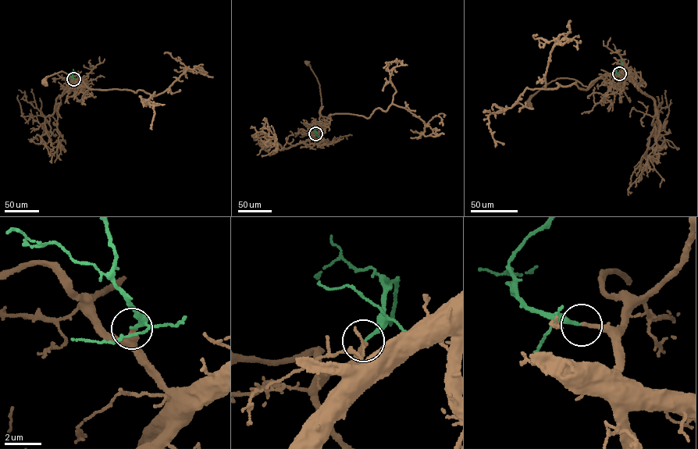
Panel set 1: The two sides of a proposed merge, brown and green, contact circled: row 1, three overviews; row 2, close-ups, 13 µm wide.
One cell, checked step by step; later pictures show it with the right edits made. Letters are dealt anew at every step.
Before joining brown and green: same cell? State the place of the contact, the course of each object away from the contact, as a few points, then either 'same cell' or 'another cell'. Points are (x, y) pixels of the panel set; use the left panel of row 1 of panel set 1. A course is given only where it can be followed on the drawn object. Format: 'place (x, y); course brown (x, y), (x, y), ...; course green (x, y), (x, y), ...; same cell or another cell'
place (73, 79); course brown (73, 79), (74, 80), (80, 78), (82, 81), (73, 84), (71, 78), (62, 71), (47, 76), (44, 82); course green (73, 79), (73, 69); same cell

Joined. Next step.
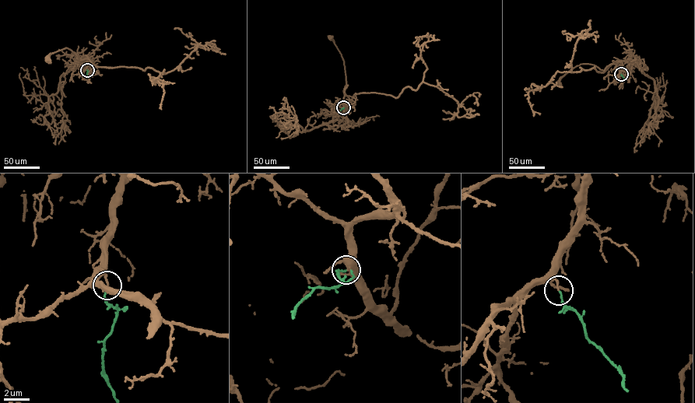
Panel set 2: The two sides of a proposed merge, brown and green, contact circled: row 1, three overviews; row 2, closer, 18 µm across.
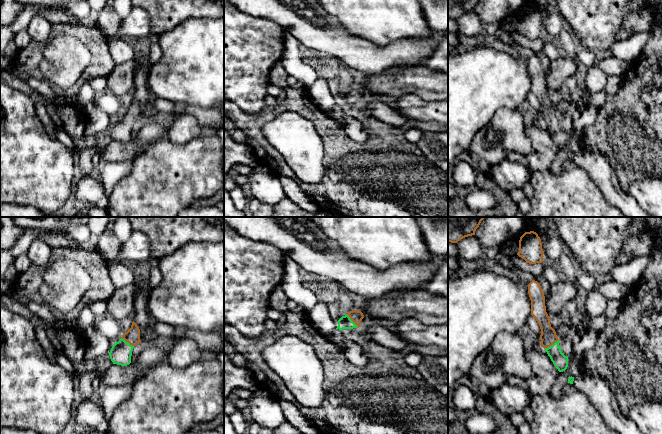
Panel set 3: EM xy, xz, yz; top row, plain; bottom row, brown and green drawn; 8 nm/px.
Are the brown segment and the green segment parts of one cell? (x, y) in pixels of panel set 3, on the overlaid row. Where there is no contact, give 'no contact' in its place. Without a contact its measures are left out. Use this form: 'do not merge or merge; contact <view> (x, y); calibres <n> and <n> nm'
merge; contact yz (551, 345); calibres 140 and 120 nm

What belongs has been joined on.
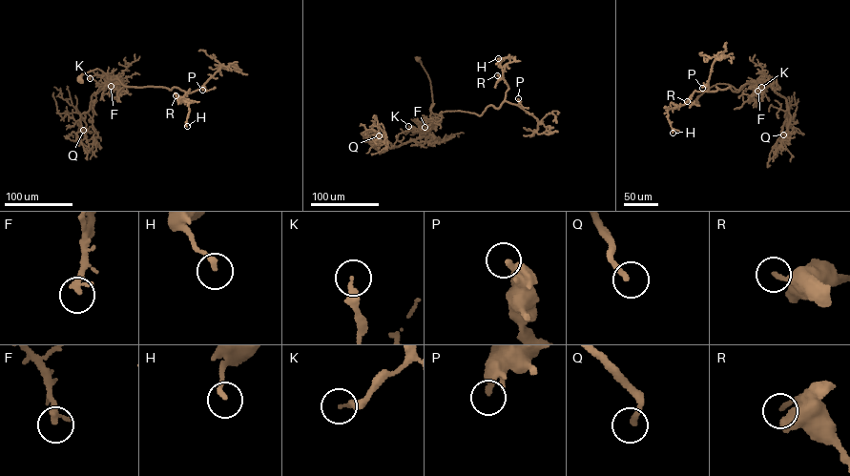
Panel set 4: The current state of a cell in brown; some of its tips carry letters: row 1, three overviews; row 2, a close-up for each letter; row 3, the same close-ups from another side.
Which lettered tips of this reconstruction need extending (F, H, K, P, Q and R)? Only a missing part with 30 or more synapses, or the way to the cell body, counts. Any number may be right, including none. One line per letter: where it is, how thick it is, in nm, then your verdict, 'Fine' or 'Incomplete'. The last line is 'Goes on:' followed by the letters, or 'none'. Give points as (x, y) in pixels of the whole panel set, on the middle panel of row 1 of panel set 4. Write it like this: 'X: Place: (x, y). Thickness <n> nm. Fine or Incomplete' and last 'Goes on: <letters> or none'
F: Place: (424, 127). Thickness 280 nm. Incomplete
H: Place: (498, 58). Thickness 190 nm. Fine
K: Place: (408, 126). Thickness 240 nm. Fine
P: Place: (518, 98). Thickness 260 nm. Fine
Q: Place: (379, 135). Thickness 220 nm. Incomplete
R: Place: (497, 75). Thickness 170 nm. Fine
Goes on: F, Q

